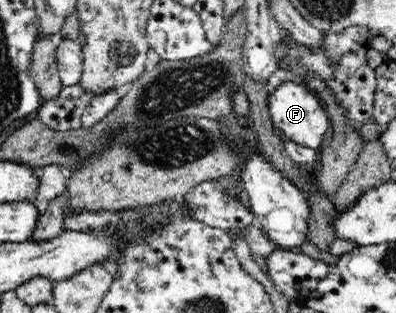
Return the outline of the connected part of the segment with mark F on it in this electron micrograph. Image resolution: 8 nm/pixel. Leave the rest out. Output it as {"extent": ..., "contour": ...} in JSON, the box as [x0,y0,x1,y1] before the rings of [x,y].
{"extent":[268,81,330,150],"contour":[[[283,81],[273,93],[268,95],[268,106],[274,125],[287,140],[294,141],[306,148],[319,150],[325,139],[325,133],[329,129],[330,119],[312,91],[310,92],[309,89],[295,81]]]}

